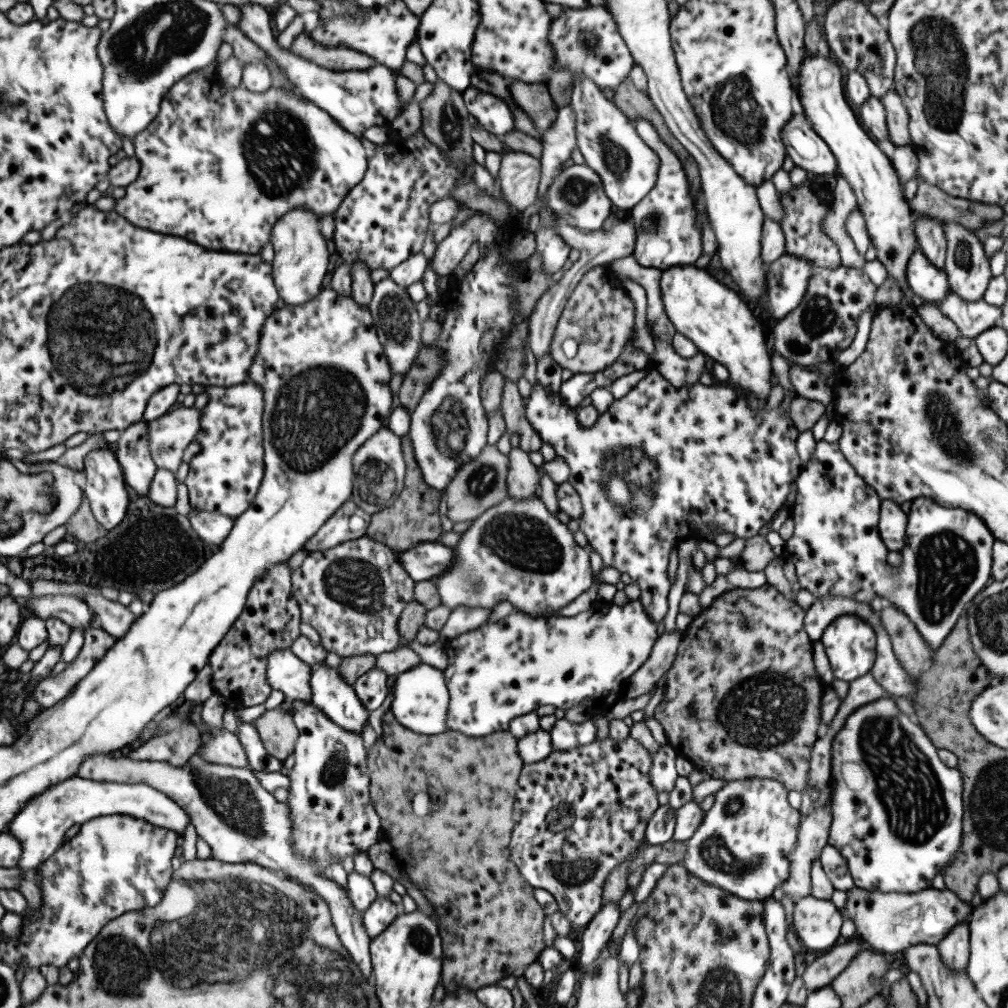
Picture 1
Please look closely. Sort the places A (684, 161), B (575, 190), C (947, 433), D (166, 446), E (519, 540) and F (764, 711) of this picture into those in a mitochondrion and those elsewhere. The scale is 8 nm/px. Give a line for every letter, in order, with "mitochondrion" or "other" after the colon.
A: other
B: mitochondrion
C: mitochondrion
D: mitochondrion
E: mitochondrion
F: mitochondrion

